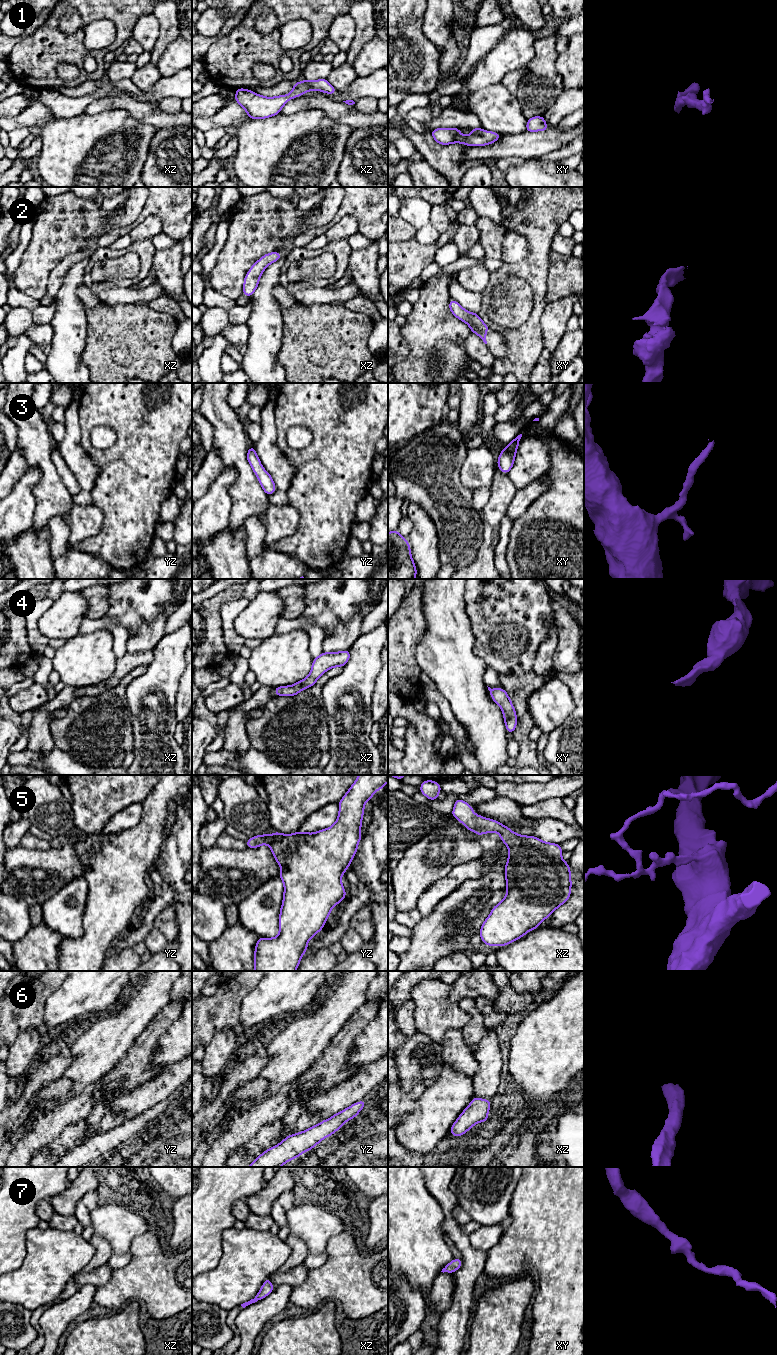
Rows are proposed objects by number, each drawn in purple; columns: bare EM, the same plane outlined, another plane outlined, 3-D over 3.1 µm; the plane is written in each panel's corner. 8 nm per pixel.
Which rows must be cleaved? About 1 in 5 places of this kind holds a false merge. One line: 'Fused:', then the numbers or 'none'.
Fused: none

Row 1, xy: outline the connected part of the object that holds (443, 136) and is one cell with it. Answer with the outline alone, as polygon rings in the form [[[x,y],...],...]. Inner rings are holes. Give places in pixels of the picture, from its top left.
[[[437,128],[431,131],[432,137],[438,144],[449,145],[462,143],[469,146],[485,146],[496,142],[502,137],[501,134],[484,131],[482,128],[471,128],[470,135],[461,135],[460,128]]]

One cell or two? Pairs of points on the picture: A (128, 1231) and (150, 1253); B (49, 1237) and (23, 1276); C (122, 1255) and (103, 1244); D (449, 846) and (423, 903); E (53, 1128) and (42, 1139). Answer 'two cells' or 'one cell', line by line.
A: two cells
B: one cell
C: two cells
D: two cells
E: one cell

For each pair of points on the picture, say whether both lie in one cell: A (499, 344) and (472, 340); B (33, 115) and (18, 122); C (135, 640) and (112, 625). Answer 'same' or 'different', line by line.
A: different
B: same
C: different

